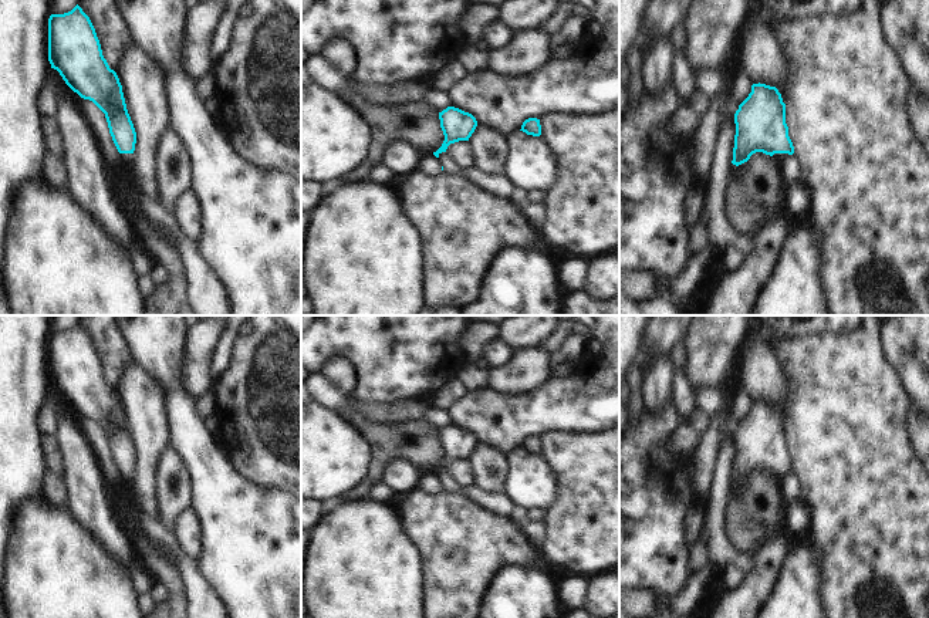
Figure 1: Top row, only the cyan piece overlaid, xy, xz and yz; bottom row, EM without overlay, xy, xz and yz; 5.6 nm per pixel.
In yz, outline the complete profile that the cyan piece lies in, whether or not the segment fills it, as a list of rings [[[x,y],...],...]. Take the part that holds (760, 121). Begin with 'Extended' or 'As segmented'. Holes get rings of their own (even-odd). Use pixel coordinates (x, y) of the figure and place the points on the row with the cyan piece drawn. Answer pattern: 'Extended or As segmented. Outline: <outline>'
Extended. Outline: [[[753,84],[734,114],[734,124],[733,165],[747,162],[756,152],[770,155],[778,163],[794,153],[786,124],[786,104],[776,87]]]

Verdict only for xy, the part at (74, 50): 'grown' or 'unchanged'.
grown

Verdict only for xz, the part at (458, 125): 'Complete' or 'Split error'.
Split error.

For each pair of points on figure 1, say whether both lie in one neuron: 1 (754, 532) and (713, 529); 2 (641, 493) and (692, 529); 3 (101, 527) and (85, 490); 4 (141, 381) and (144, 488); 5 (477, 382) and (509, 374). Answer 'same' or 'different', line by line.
1: different
2: different
3: same
4: same
5: different

